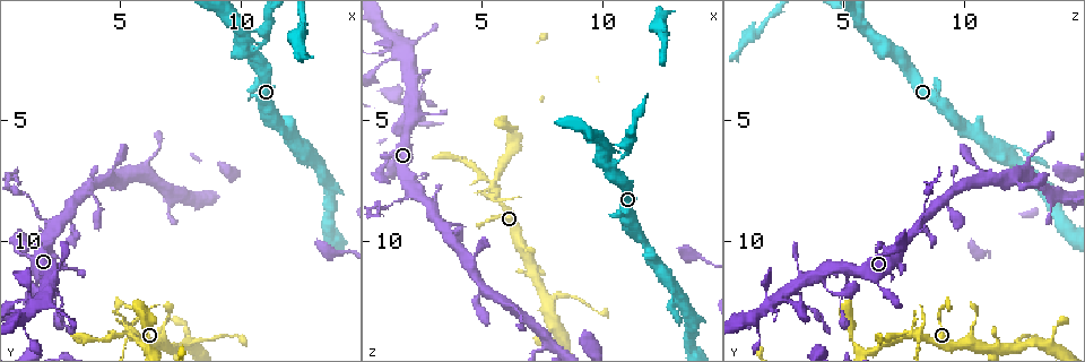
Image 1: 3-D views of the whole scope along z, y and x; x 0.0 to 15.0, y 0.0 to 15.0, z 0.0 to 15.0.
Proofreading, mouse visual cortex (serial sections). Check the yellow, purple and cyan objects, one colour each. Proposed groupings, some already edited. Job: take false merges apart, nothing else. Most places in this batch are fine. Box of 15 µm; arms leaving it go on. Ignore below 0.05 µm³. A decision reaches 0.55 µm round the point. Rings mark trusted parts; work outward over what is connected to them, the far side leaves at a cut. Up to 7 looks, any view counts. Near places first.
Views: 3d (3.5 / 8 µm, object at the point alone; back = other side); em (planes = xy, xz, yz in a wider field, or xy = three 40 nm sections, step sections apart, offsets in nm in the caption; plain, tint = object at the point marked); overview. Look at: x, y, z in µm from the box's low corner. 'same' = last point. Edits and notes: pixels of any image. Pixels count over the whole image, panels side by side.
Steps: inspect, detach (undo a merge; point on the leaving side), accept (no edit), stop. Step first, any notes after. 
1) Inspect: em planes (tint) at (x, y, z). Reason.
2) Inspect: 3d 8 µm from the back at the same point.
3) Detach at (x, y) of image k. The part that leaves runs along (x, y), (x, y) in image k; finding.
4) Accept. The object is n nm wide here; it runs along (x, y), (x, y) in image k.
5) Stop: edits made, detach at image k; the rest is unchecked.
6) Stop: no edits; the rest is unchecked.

Inspect: 3d 3.5 µm at (2.2, 9.5, 8.0).

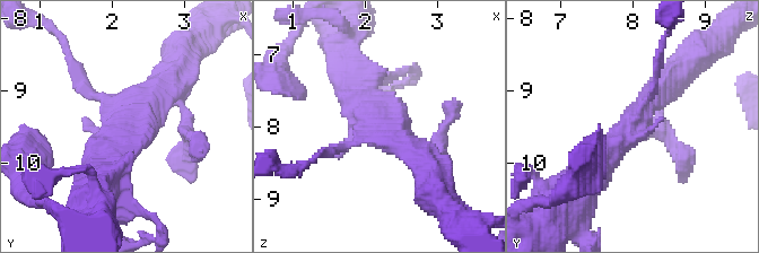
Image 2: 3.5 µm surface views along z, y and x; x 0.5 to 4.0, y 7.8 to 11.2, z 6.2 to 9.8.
Inspect: em xy step 1 (tint) at (2.25, 9.40, 8.00).

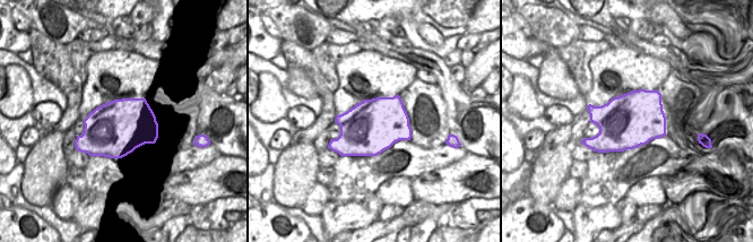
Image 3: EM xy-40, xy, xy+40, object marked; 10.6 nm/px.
Accept. It runs along (587, 176), (674, 76) in image 2; continuous, no second cell.

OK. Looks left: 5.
Inspect: 3d 3.5 µm at (7.7, 14.3, 12.5). Two arms in line, one across.

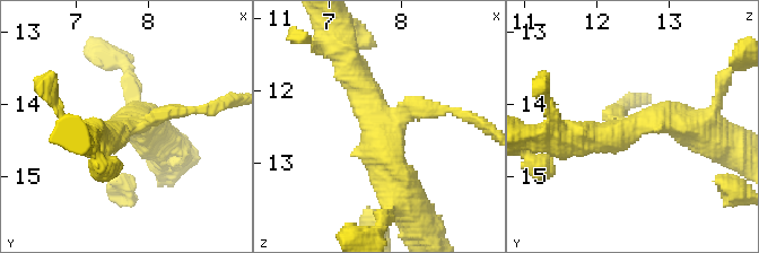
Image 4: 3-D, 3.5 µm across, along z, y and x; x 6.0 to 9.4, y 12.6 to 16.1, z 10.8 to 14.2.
Inspect: em xy step 5 (tint) at (7.70, 14.25, 12.45). 3 arms meet here; the arms are 200, 400, 450 nm wide.

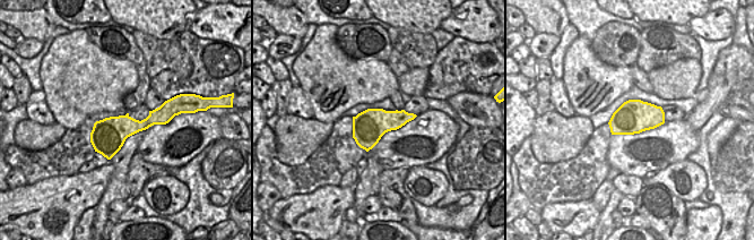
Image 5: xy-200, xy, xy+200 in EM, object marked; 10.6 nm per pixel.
Accept. It runs along (348, 60), (393, 190) in image 4; continuous, no second cell.

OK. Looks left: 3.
Inspect: 3d 3.5 µm from the back at (2.1, 11.1, 5.1). Two arms in line, one across.

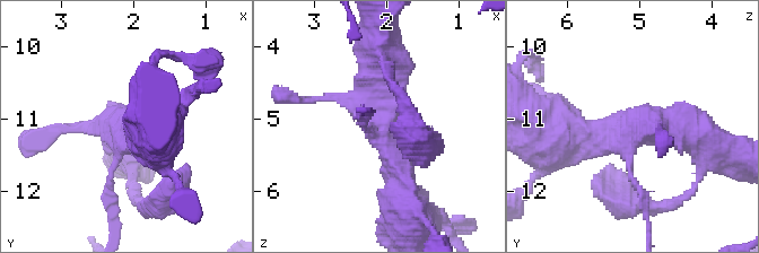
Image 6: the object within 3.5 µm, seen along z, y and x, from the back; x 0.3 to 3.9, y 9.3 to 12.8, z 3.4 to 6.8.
Inspect: em xy step 2 (tint) at (2.00, 11.10, 5.15).

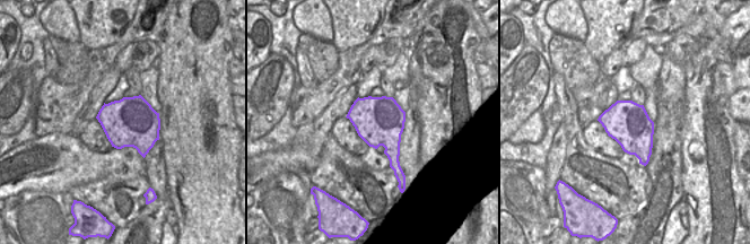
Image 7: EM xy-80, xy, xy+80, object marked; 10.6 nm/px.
Accept. It runs along (401, 199), (380, 57) in image 6; all the same cell.

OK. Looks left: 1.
Stop: no edits; the rest is unchecked.

